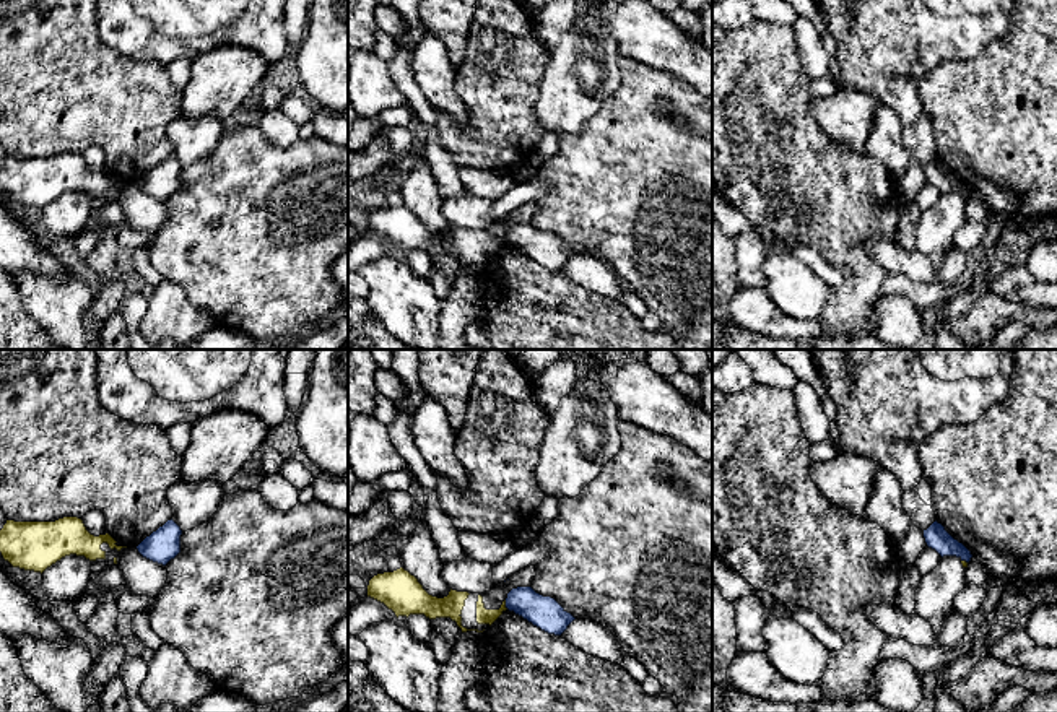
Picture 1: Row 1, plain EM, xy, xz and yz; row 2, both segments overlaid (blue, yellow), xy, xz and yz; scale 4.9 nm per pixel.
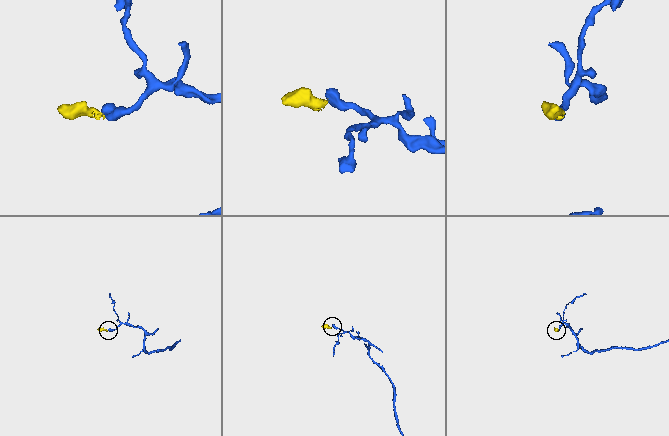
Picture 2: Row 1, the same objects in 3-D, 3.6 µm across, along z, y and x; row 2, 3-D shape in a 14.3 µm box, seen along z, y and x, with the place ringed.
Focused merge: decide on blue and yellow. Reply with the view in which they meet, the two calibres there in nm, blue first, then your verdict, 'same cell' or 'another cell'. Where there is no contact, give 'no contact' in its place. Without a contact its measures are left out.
xz | 160/80 nm | another cell

